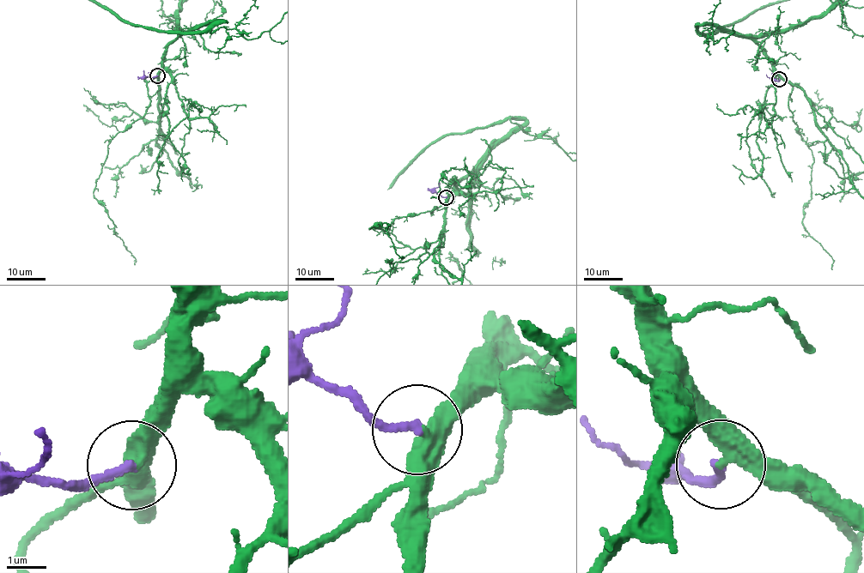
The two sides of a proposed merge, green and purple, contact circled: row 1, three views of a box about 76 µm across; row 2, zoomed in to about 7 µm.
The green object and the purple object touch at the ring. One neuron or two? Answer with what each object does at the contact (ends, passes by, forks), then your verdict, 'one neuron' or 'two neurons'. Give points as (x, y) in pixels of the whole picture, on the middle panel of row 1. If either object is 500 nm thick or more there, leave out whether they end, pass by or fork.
green passes by; purple ends there; one neuron

